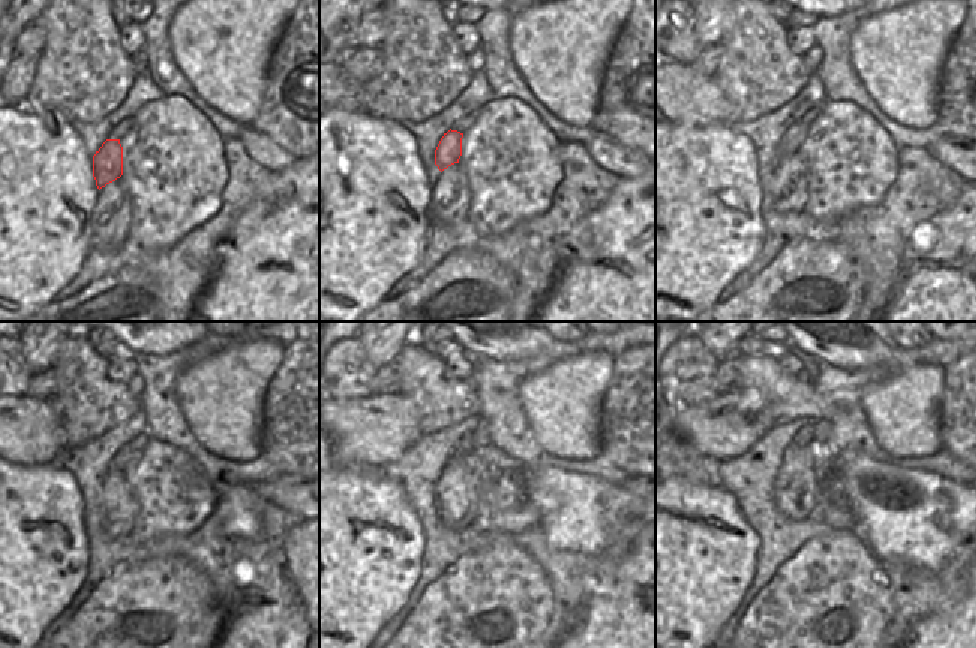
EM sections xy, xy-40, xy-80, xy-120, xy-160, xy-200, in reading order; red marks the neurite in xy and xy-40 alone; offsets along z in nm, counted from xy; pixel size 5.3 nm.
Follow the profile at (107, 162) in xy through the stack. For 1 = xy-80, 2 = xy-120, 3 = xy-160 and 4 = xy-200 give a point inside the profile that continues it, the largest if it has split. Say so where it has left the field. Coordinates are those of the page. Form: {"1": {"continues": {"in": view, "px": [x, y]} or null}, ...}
{"1": {"continues": {"in": "xy-80", "px": [790, 141]}}, "2": {"continues": {"in": "xy-120", "px": [123, 462]}}, "3": {"continues": {"in": "xy-160", "px": [465, 444]}}, "4": {"continues": {"in": "xy-200", "px": [804, 437]}}}

